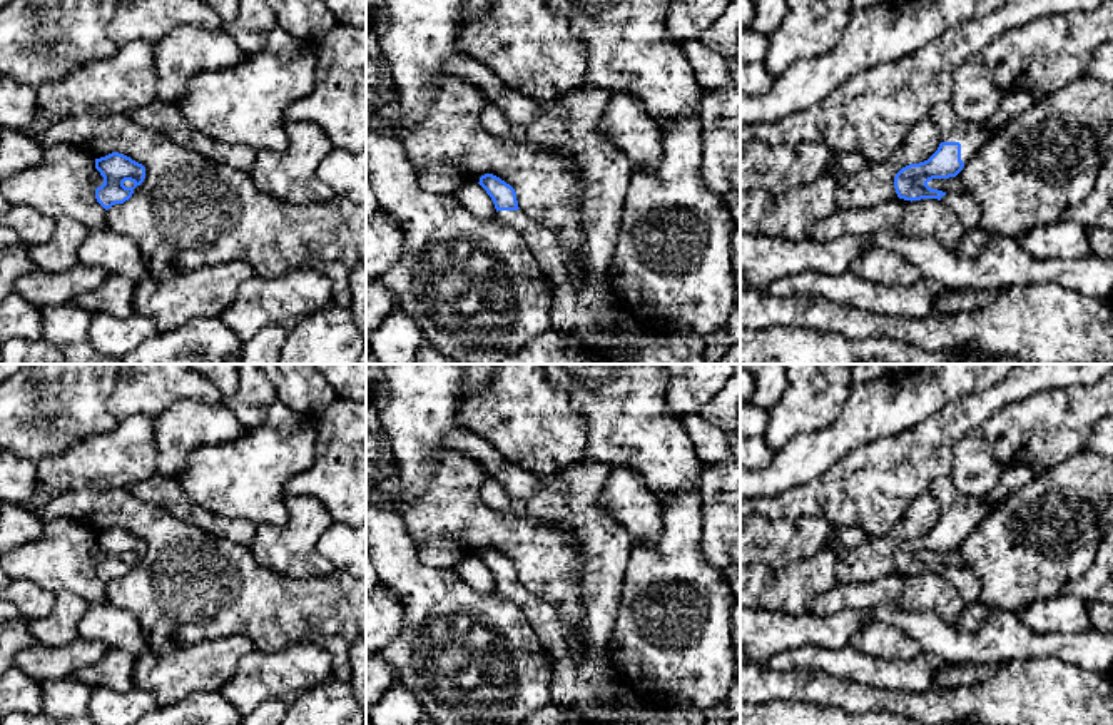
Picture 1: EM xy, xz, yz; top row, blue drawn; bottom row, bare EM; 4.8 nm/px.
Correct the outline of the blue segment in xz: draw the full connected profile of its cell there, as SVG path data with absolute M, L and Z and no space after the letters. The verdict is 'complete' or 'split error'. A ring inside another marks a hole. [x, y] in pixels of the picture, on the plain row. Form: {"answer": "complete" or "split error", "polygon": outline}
{"answer": "split error", "polygon": "M588 456L582 458L578 463L573 463L567 466L565 469L560 469L548 476L540 476L543 488L528 496L521 501L521 506L525 511L528 511L531 516L558 525L563 531L568 533L568 536L573 540L575 548L580 555L582 561L582 578L580 578L580 601L582 601L582 618L578 621L578 636L582 643L573 648L570 645L570 630L563 623L560 611L550 605L548 601L541 600L540 596L533 595L531 591L525 590L516 575L515 563L501 555L500 551L493 548L485 548L480 551L480 560L486 565L486 568L491 571L496 591L503 596L506 596L510 601L513 601L526 616L528 623L531 625L535 635L540 638L543 650L550 657L551 662L551 703L556 707L562 707L563 710L572 710L578 713L580 717L590 720L592 723L625 723L625 725L705 725L705 713L684 710L684 708L628 708L622 705L618 700L613 698L612 688L610 688L610 675L608 675L608 665L607 658L610 655L610 638L613 633L613 626L617 621L617 610L618 601L622 595L623 578L627 571L627 565L630 560L630 550L632 550L632 538L628 536L627 530L618 525L603 508L602 508L602 498L603 491L608 483L608 476L613 469L600 461L595 461Z"}

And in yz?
{"answer": "split error", "polygon": "M949 476L934 479L929 491L941 503L943 516L928 535L909 538L896 548L896 568L911 576L921 573L943 575L963 595L964 601L971 603L979 585L976 573L931 563L928 556L956 551L994 506L986 504L983 498L959 493Z"}

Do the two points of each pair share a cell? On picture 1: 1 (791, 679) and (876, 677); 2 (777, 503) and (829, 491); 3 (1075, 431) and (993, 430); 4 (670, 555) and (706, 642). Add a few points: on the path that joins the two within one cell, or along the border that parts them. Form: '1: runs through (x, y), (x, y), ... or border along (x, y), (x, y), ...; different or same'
1: border along (796, 667), (821, 669), (836, 677), (873, 687); different
2: runs through (791, 503), (816, 498); same
3: runs through (1055, 431), (1013, 431); same
4: runs through (694, 577), (711, 592), (711, 618); same

